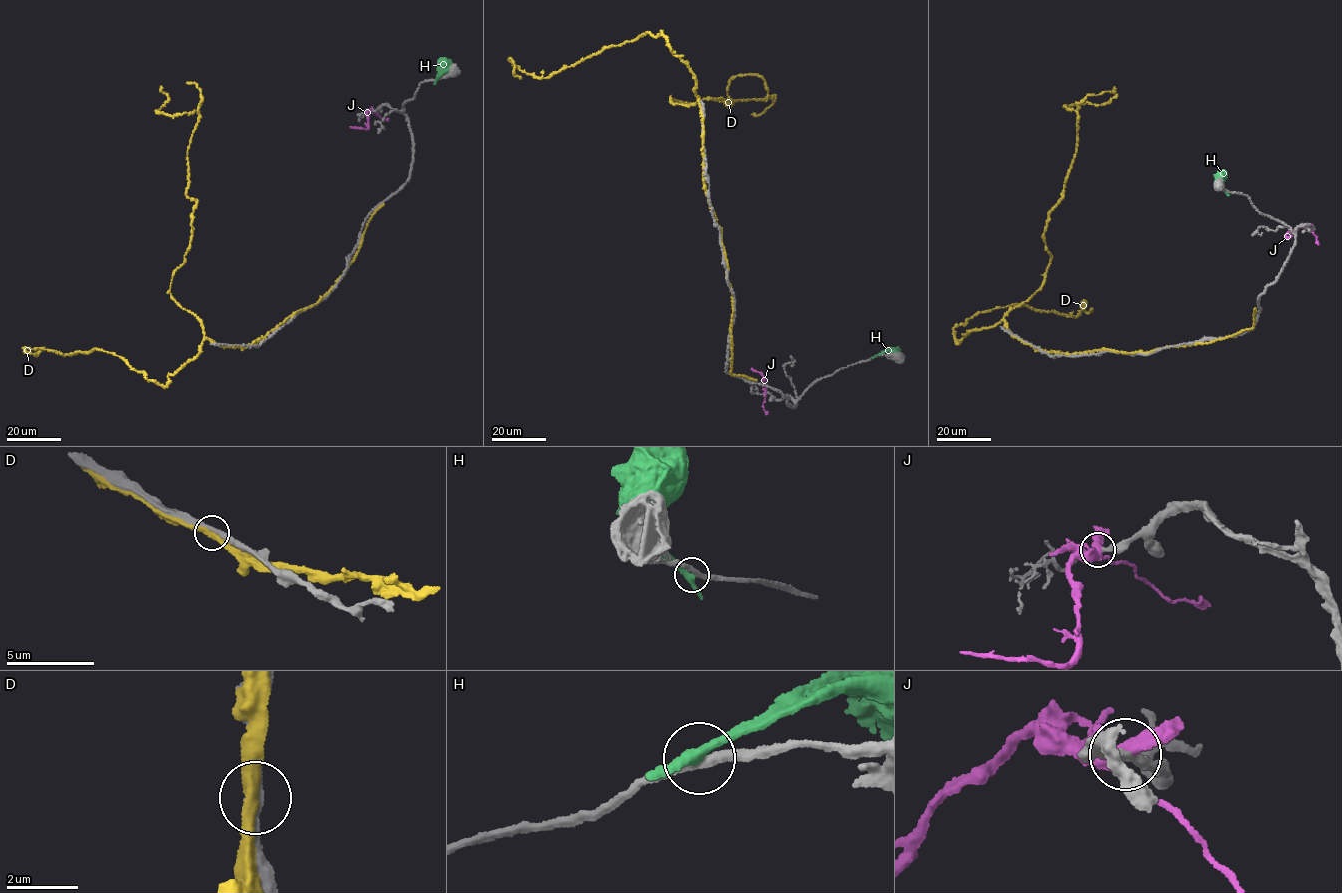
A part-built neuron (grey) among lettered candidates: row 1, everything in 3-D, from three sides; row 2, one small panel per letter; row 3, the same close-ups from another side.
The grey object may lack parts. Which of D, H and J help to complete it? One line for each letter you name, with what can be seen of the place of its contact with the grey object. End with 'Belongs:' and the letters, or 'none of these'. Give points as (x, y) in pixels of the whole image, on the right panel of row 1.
Belongs: none of these

